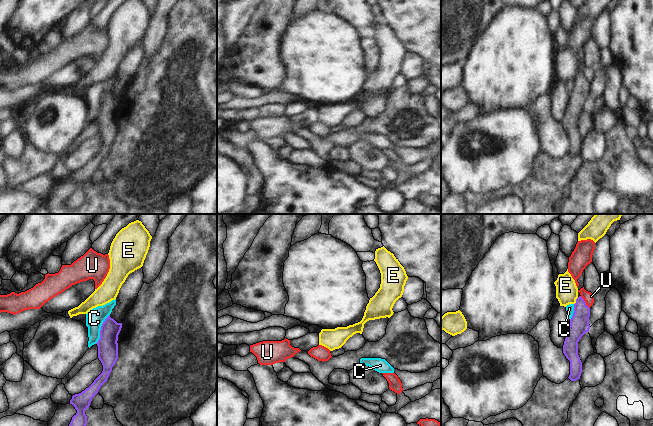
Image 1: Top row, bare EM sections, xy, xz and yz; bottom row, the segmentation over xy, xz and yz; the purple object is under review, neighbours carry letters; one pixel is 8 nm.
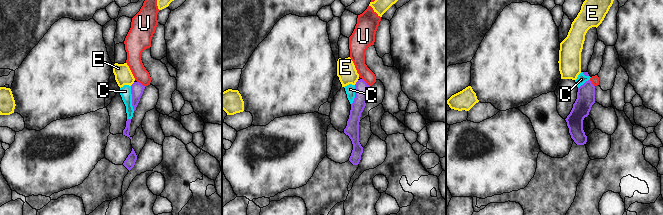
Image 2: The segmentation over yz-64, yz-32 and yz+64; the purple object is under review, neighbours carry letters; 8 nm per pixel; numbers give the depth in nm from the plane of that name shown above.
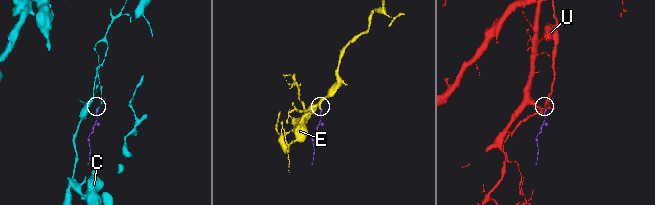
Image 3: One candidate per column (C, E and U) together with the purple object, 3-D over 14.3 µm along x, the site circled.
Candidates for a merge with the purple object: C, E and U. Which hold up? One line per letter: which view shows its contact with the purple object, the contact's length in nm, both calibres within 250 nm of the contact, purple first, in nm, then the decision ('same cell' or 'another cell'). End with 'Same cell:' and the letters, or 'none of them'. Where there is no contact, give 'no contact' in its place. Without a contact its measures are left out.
C: meets purple in xy; contact 260 nm long; 160 nm thick on the purple side, 140 nm on the other; another cell
E: meets purple in yz; contact 70 nm long; 160 nm thick on the purple side, 180 nm on the other; another cell
U: meets purple in yz; contact 130 nm long; 160 nm thick on the purple side, 90 nm on the other; another cell
Same cell: none of them

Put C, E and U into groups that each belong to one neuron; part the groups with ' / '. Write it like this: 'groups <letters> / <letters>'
groups C / E / U

